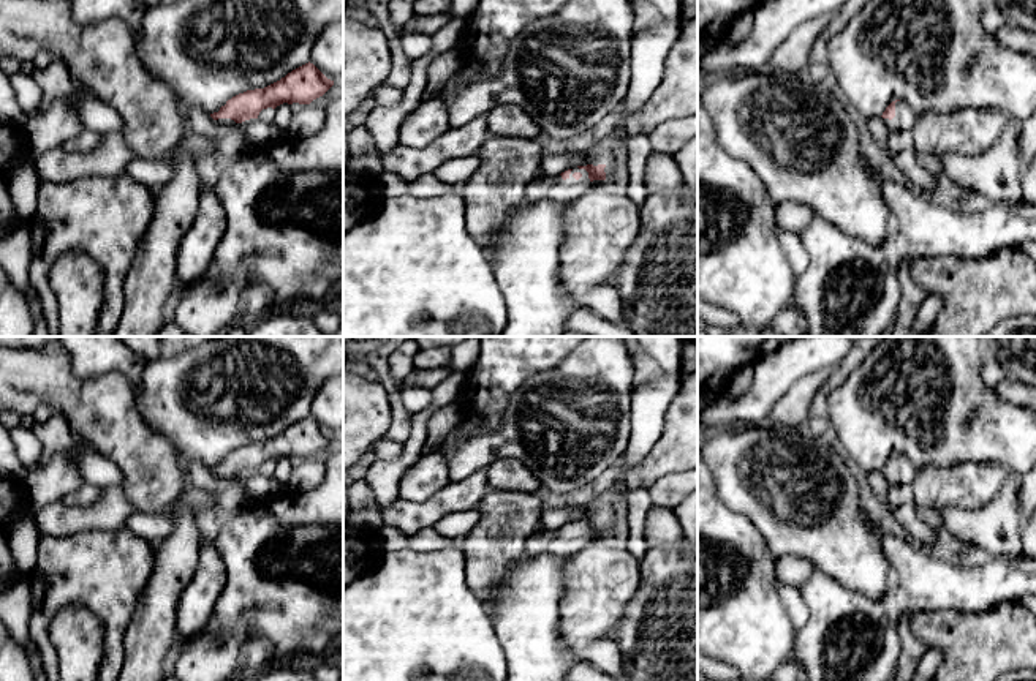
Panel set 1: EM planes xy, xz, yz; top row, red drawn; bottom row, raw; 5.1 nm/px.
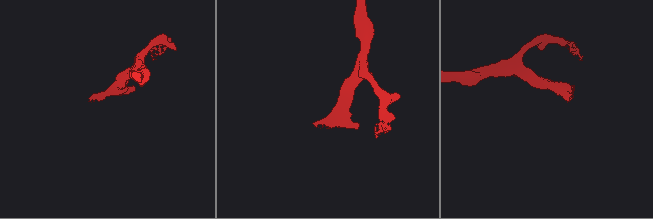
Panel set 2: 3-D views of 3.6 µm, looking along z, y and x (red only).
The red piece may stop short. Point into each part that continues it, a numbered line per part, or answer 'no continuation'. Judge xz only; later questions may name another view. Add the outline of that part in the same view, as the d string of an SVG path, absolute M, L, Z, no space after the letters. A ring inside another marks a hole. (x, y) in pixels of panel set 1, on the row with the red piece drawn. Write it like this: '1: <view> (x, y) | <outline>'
1: xz (552, 187) | M573 167L566 180L561 175L547 175L531 180L525 186L525 201L555 201L555 202L573 202L588 191L599 190L606 180L590 180L585 169Z

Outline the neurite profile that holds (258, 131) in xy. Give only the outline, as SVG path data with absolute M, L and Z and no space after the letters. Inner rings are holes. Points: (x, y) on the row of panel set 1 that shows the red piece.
M259 119L245 120L240 126L248 144L256 147L272 144L288 136L288 131L278 128L275 123L267 123Z

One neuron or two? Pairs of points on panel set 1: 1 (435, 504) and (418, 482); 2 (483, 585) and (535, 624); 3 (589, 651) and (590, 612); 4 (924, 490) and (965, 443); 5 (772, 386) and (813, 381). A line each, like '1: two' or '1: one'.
1: two
2: two
3: two
4: two
5: two

